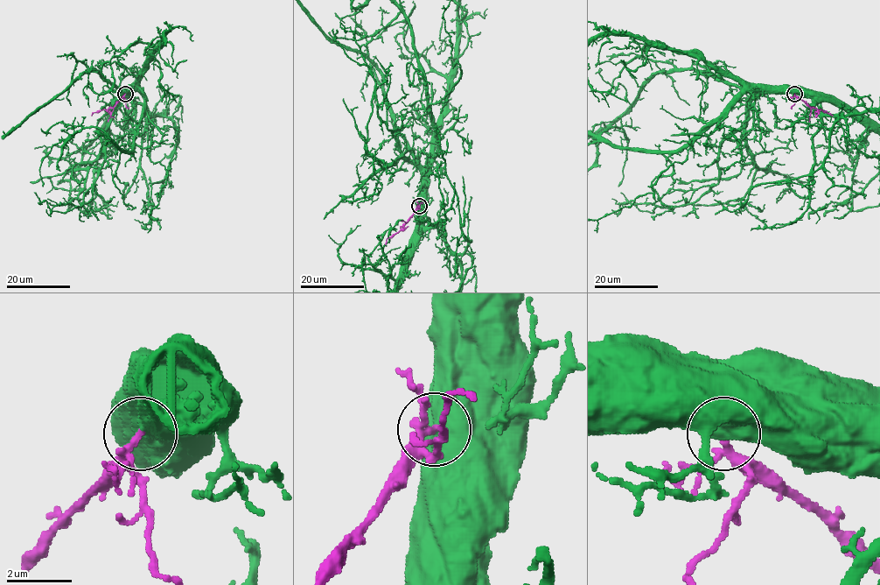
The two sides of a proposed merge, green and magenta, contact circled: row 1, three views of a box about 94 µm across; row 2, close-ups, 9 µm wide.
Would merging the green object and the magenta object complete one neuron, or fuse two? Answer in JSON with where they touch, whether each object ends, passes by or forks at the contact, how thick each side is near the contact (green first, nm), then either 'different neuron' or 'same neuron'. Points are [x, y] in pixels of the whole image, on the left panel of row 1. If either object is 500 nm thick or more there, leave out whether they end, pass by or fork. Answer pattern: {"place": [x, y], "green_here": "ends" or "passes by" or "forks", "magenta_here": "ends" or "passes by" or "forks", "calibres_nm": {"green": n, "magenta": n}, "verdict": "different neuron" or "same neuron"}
{"place": [125, 94], "calibres_nm": {"green": 800, "magenta": 200}, "verdict": "same neuron"}

